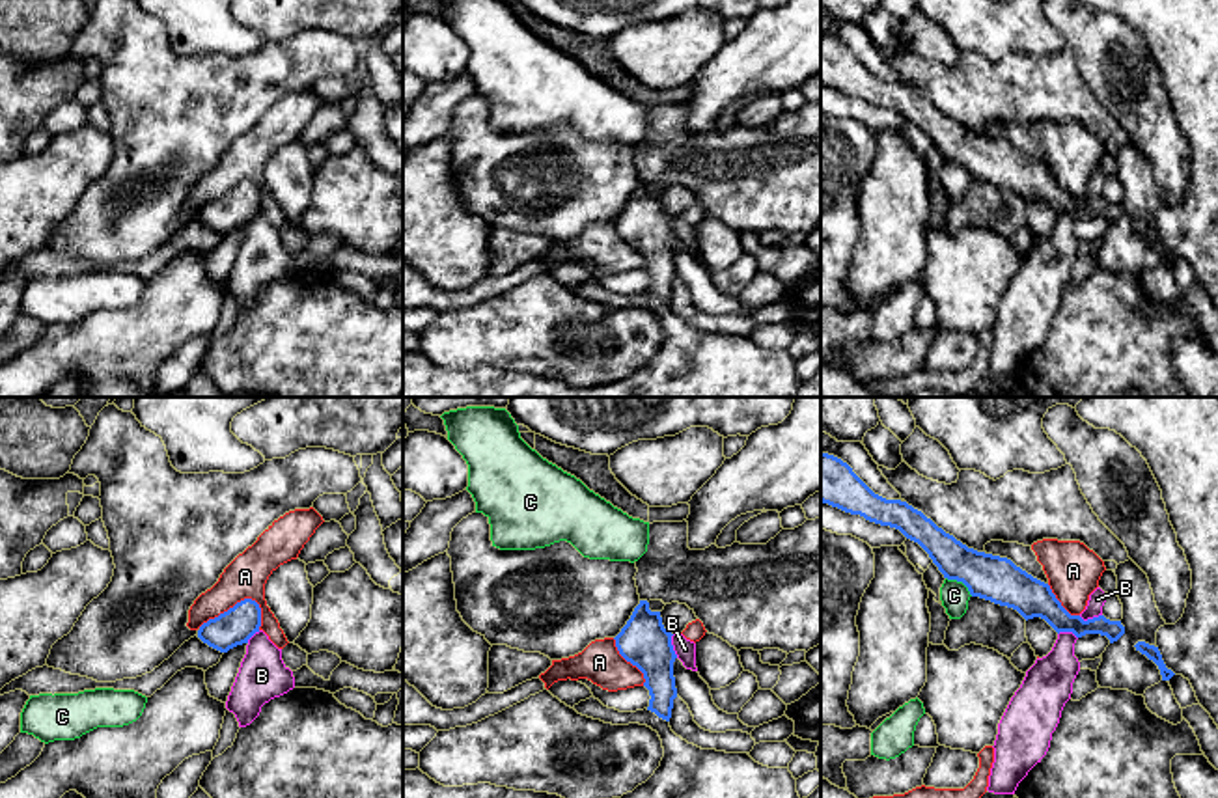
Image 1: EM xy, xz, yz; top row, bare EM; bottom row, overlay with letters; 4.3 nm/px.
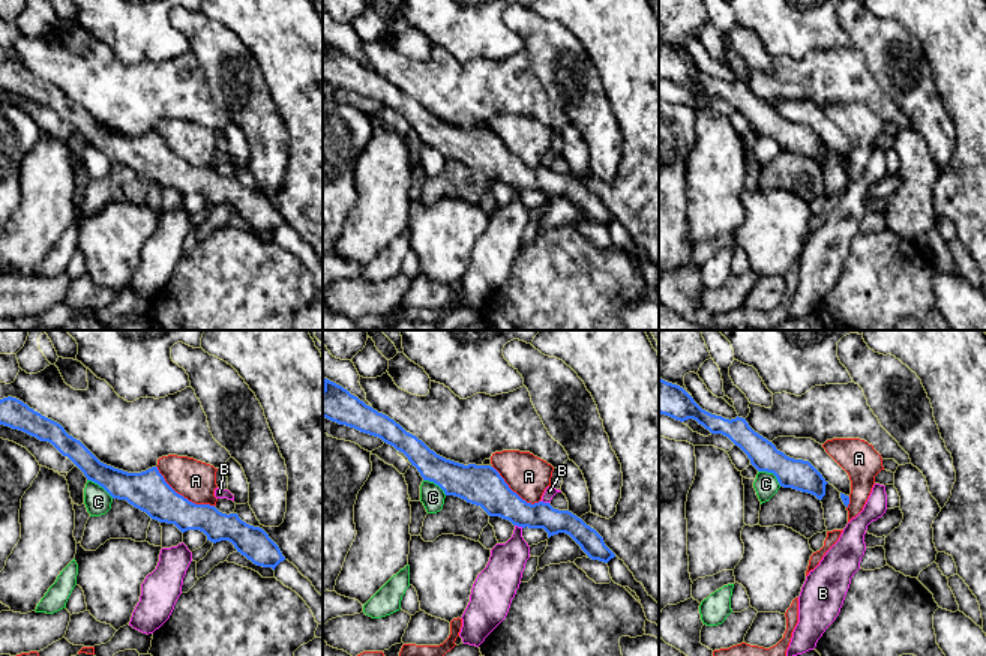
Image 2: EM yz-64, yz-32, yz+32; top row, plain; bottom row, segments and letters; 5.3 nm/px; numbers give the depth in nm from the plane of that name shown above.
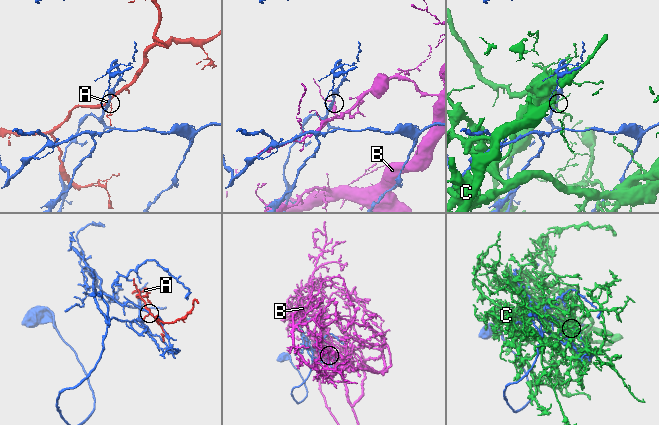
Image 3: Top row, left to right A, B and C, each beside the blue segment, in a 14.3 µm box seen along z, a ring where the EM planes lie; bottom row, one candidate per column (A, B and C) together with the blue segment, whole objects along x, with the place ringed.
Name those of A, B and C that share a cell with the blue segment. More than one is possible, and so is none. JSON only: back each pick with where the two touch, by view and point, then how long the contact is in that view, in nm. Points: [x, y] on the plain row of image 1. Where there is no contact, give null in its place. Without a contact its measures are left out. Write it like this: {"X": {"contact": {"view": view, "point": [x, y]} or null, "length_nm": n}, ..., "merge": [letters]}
{"merge": []}

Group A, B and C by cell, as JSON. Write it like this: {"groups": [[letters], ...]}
{"groups": [["A"], ["B"], ["C"]]}

